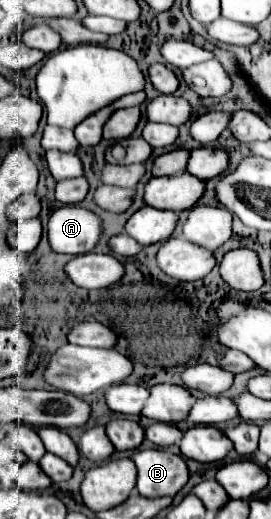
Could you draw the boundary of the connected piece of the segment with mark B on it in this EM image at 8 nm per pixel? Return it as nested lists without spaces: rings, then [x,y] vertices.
[[[135,450],[131,460],[137,466],[137,492],[147,498],[175,496],[189,478],[183,456],[167,450]]]

